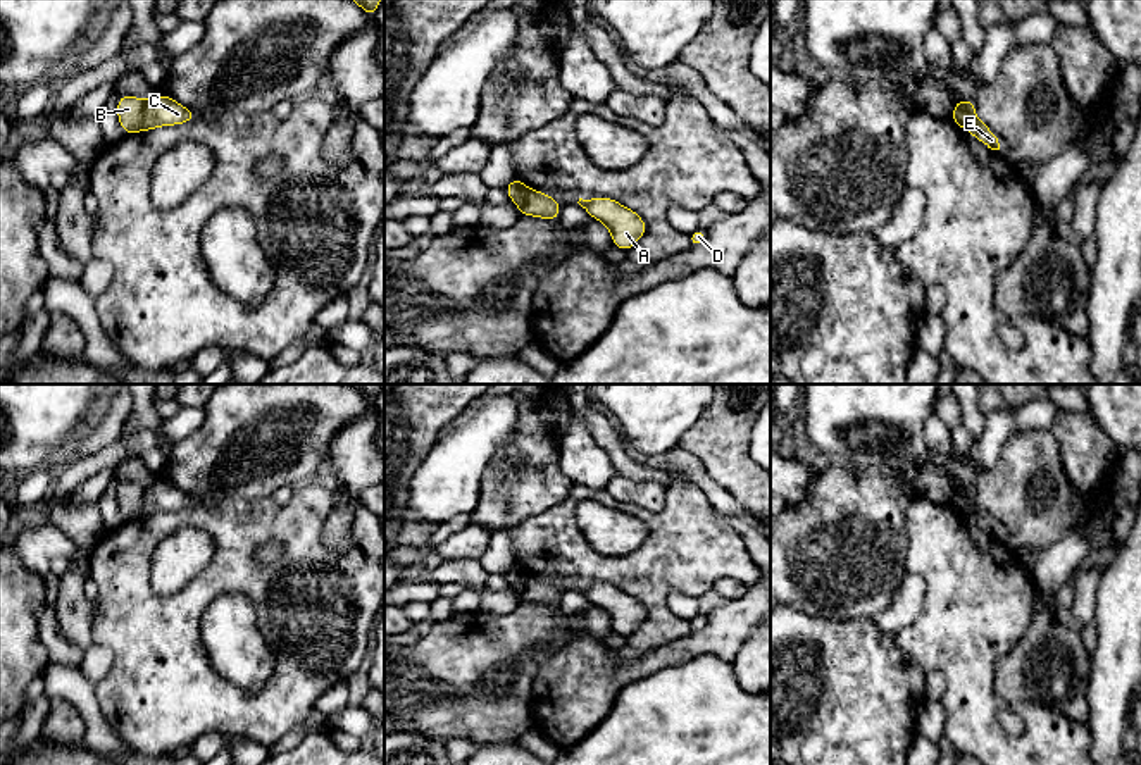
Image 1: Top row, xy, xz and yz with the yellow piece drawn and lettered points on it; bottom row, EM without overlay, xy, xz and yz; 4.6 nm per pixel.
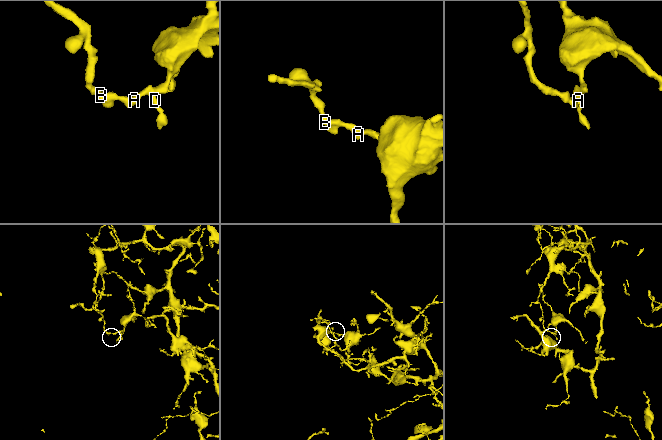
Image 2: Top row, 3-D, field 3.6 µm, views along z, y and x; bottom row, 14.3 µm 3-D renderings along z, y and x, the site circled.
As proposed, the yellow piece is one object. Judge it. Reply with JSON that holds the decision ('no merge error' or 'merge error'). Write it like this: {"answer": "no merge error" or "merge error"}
{"answer": "merge error"}

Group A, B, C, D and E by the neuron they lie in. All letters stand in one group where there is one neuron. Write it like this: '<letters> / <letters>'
A C D E / B

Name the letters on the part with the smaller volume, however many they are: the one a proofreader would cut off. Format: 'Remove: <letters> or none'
Remove: A, C, D, E

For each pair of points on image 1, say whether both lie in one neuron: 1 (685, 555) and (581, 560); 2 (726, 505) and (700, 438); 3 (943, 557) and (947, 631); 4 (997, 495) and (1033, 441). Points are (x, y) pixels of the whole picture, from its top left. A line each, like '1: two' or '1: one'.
1: one
2: two
3: one
4: one

